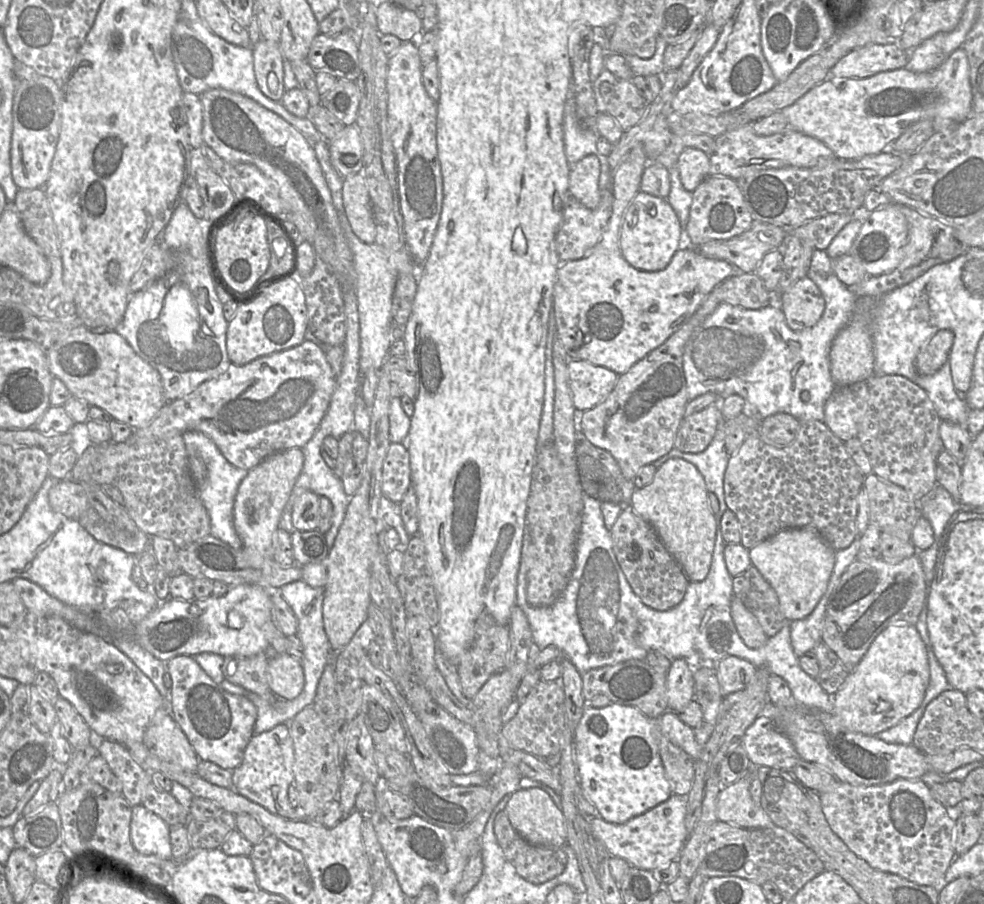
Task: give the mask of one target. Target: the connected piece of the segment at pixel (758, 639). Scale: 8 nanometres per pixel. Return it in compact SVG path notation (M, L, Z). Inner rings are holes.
M733 596L731 600L731 616L737 632L746 646L759 648L764 645L768 636L763 631L757 618L736 596Z

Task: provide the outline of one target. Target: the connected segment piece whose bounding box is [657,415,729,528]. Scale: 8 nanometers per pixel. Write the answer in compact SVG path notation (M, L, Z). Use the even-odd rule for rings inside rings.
M722 415L718 421L714 437L704 451L686 453L672 448L670 454L657 463L657 468L659 468L668 459L677 457L696 466L704 477L707 490L714 493L719 501L719 511L714 514L716 528L720 525L724 512L728 509L724 497L724 474L729 461L725 446L725 420Z

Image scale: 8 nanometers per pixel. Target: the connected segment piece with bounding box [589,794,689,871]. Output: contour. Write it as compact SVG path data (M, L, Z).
M672 794L668 800L622 824L609 823L601 817L590 818L593 833L604 843L611 856L626 860L631 866L654 871L678 860L689 837L685 827L688 795Z

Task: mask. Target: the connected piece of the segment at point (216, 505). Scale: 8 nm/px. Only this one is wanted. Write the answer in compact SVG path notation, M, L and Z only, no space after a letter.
M188 430L183 432L182 436L189 457L191 455L199 456L207 468L207 477L199 491L199 497L210 518L210 535L222 540L234 549L242 548L242 540L233 524L233 508L238 487L248 474L248 470L237 468L228 462L215 442L206 434Z

